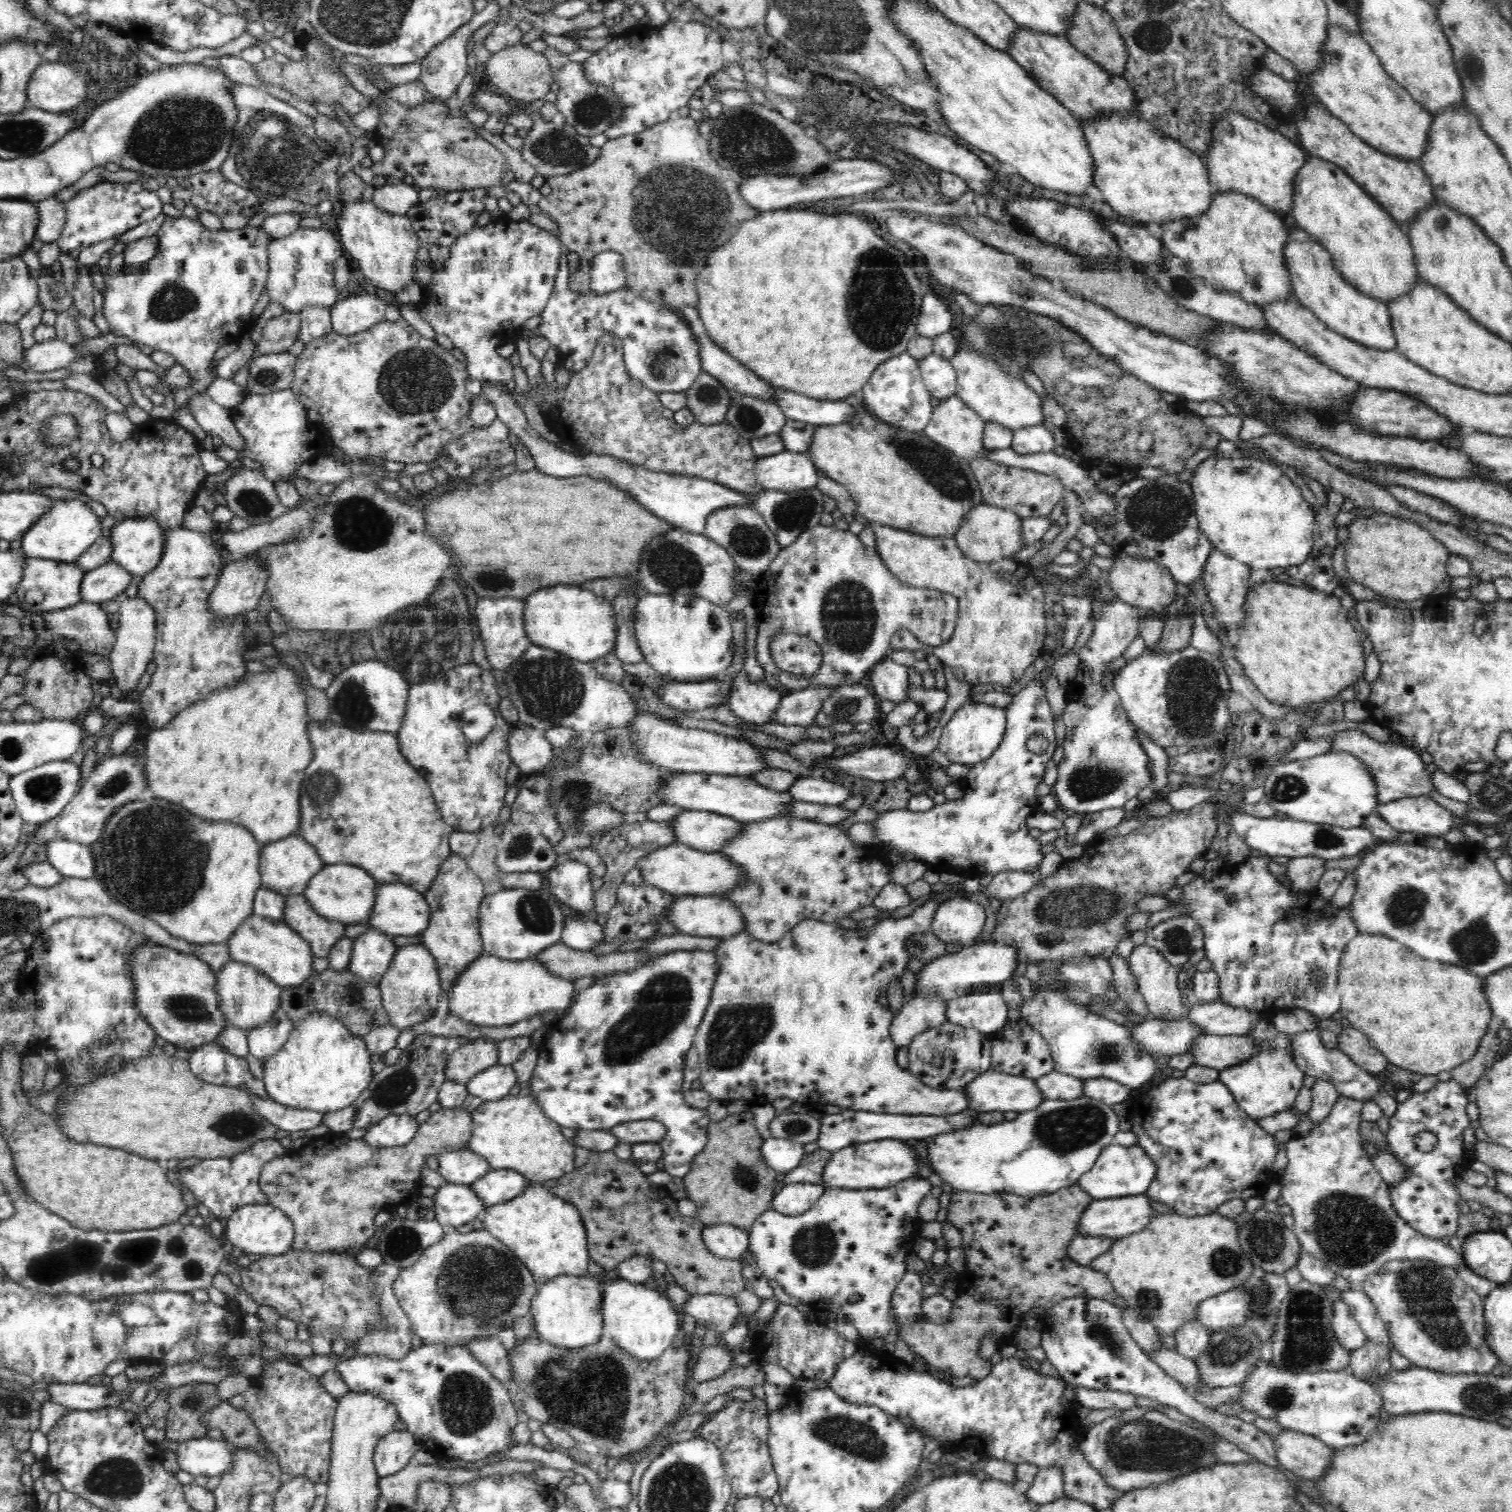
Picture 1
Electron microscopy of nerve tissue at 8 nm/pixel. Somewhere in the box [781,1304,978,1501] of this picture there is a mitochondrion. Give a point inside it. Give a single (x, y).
(857, 1437)

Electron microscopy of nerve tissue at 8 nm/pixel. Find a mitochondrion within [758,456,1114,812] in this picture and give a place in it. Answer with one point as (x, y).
(849, 617)

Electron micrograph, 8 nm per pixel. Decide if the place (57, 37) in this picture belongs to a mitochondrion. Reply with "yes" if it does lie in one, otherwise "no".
no

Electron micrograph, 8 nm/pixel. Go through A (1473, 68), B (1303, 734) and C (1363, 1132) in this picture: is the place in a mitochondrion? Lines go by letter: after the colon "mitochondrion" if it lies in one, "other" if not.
A: mitochondrion
B: other
C: other

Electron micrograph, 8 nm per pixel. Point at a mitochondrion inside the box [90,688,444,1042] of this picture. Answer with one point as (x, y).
(159, 856)

